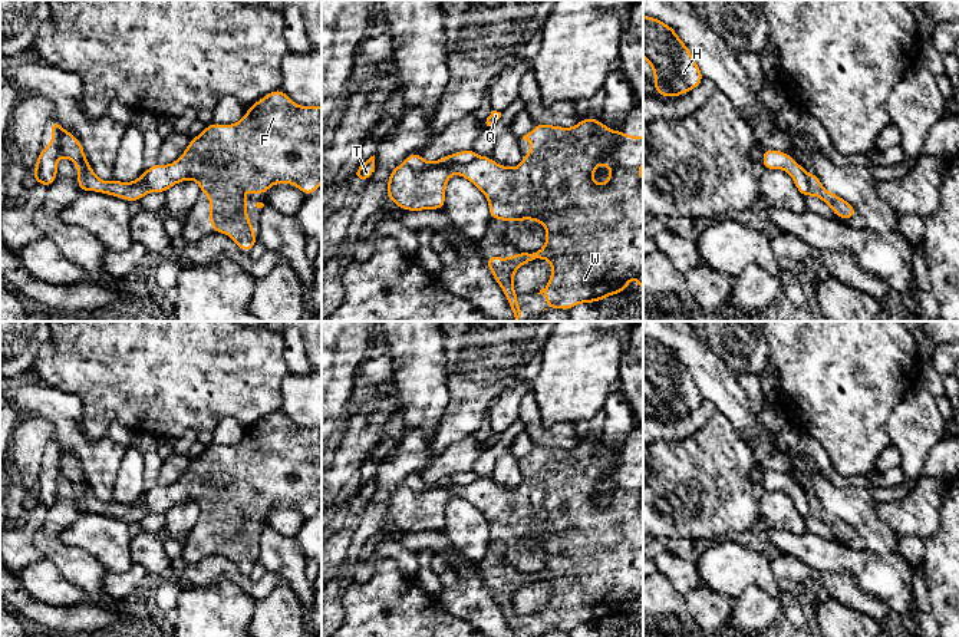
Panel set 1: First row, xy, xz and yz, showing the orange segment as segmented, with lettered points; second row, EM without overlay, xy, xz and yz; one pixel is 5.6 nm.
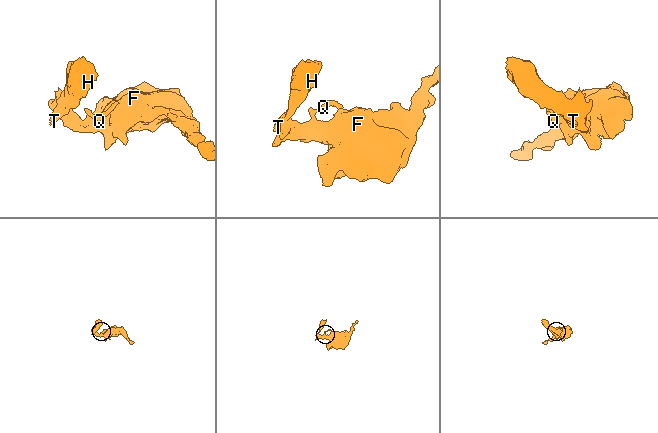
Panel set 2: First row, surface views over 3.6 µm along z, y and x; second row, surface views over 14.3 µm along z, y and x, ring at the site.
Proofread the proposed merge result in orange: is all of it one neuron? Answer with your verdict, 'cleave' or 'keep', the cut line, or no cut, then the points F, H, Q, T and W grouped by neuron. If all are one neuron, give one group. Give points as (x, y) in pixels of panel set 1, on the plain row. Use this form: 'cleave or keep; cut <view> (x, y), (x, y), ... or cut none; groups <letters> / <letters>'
cleave; cut xz (405, 482), (414, 489), (450, 488); groups F W / H Q T

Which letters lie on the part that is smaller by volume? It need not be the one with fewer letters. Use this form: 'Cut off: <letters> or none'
Cut off: H, Q, T

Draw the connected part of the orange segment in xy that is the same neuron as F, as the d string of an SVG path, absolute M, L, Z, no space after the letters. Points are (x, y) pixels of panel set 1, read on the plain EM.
M276 410L248 428L244 439L234 446L210 445L192 459L184 475L169 486L155 485L141 498L149 514L167 514L172 506L194 501L200 514L210 518L210 545L215 555L225 554L245 575L250 575L257 558L253 544L247 539L247 521L243 509L253 515L267 515L274 505L296 506L306 518L322 505L322 428L299 428L281 410Z

